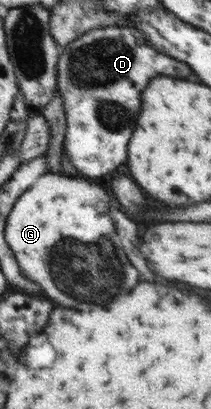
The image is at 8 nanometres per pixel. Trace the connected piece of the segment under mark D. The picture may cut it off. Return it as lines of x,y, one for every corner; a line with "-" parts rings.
104,26
100,29
90,29
60,49
60,52
56,86
62,96
66,116
63,149
70,158
70,163
74,165
76,174
94,180
107,179
126,161
126,145
132,137
142,107
140,101
142,89
156,75
172,75
178,79
188,79
192,75
191,67
188,67
187,63
164,55
134,26

